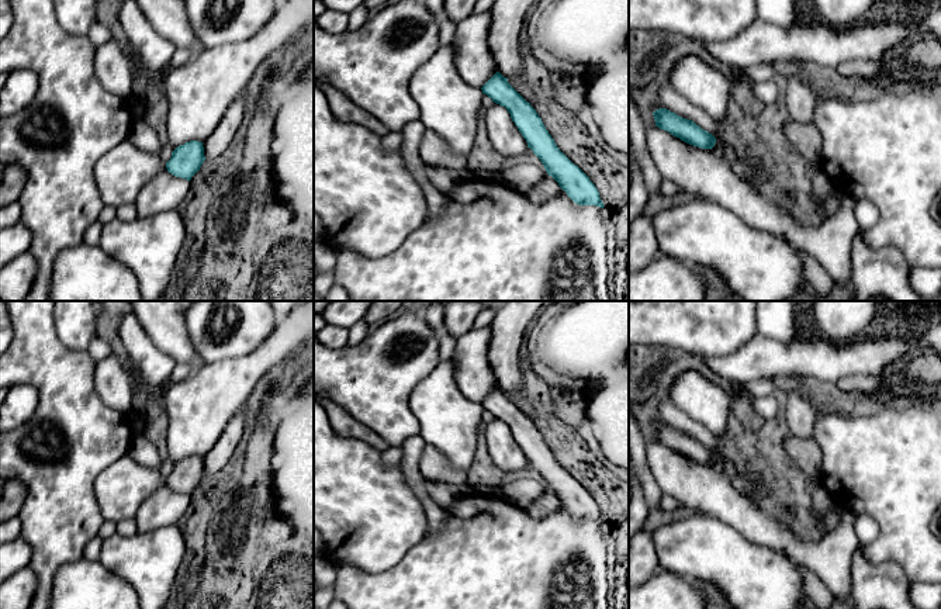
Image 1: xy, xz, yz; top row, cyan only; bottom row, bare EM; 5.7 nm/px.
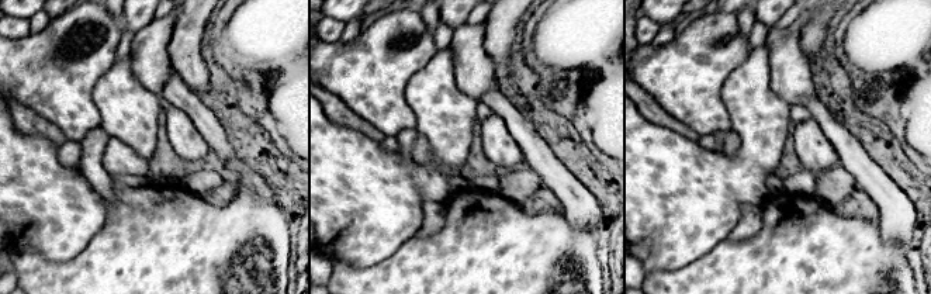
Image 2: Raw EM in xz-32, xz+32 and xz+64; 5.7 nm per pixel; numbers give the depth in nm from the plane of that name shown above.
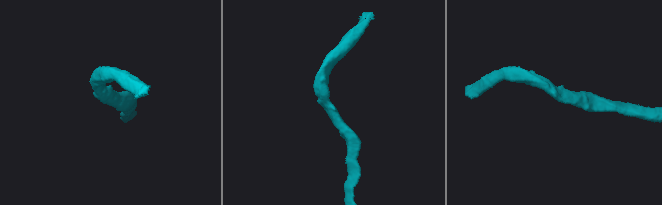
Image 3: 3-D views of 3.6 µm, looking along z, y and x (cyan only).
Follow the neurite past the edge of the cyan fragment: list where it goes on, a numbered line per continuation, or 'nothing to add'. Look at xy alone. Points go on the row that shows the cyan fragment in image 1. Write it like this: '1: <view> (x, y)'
1: xy (221, 137)

